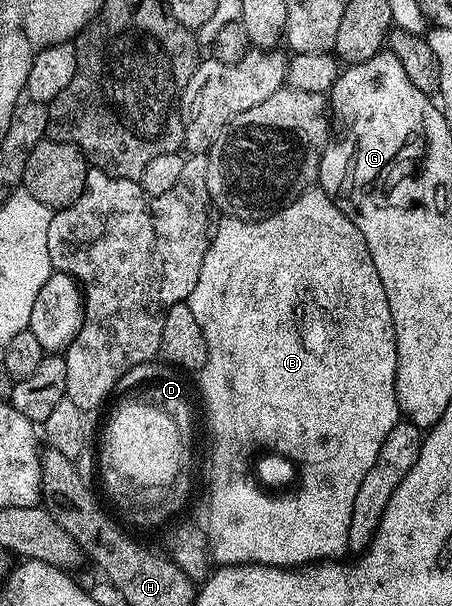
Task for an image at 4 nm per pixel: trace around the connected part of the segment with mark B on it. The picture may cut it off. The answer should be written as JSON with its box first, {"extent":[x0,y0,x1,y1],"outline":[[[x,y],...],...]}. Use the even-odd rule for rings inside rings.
{"extent":[186,186,402,568],"outline":[[[319,186],[309,188],[283,210],[264,220],[239,220],[224,216],[221,221],[211,233],[206,258],[202,262],[202,274],[198,274],[198,286],[194,286],[186,303],[190,310],[194,310],[198,324],[204,326],[209,347],[212,347],[208,368],[204,372],[204,390],[216,430],[218,466],[226,466],[226,498],[242,498],[242,514],[266,514],[266,564],[275,568],[295,568],[324,562],[339,557],[336,555],[348,548],[350,514],[354,514],[354,497],[358,495],[358,486],[362,486],[366,470],[374,466],[374,458],[378,458],[378,450],[382,450],[386,434],[390,434],[390,430],[394,430],[394,426],[402,420],[396,397],[396,335],[390,302],[386,302],[386,286],[382,286],[382,278],[378,278],[378,270],[374,270],[374,258],[370,258],[366,238],[358,234],[358,226],[354,226],[354,222],[350,222],[350,218],[338,210],[335,202]],[[261,450],[280,453],[292,461],[298,473],[293,492],[284,490],[277,494],[262,486],[253,475],[250,465]]]}

